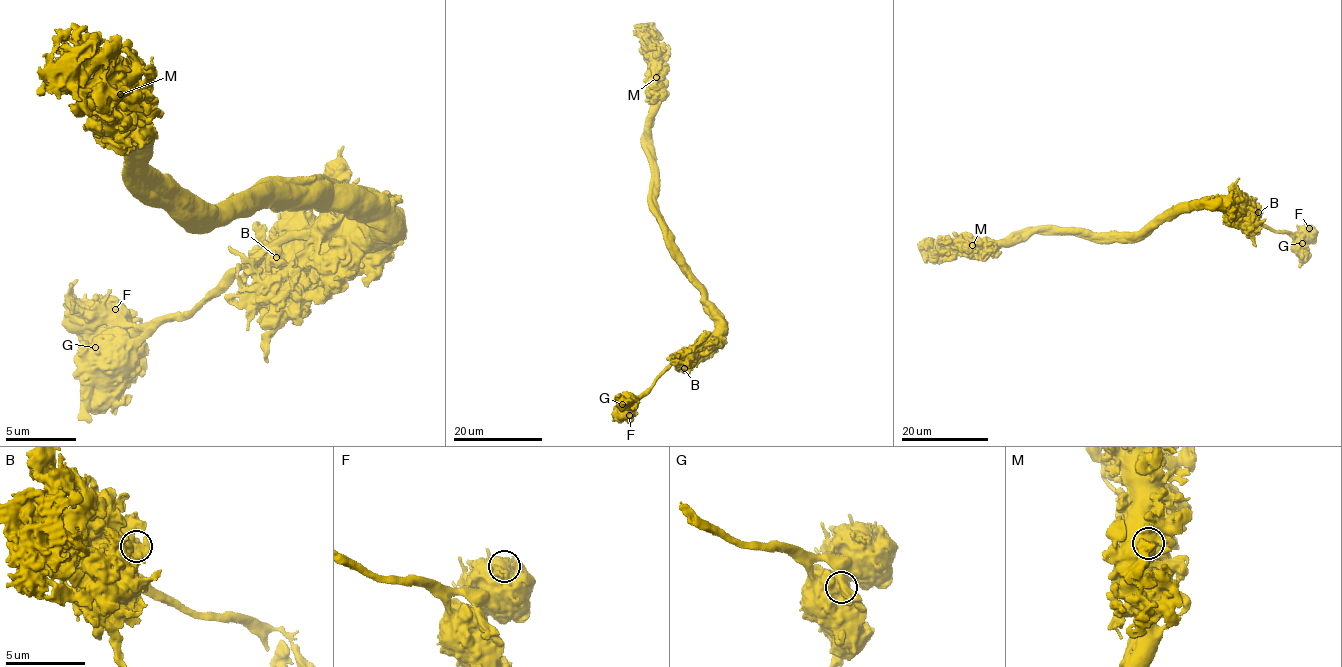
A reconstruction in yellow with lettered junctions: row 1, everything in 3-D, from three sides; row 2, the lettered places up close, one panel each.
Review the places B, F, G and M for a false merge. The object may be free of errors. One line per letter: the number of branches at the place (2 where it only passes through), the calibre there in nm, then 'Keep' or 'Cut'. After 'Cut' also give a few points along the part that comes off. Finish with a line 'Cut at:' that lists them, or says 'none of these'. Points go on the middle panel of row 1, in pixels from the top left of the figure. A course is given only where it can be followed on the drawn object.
B: Branches: 1. Thickness 1100 nm. Keep
F: Branches: 1. Thickness 900 nm. Keep
G: Branches: 1. Thickness 900 nm. Keep
M: Branches: 1. Thickness 1000 nm. Cut. Course of the part to remove: (656, 76), (645, 139), (651, 206), (666, 247), (701, 292), (716, 330), (612, 421)
Cut at: M

